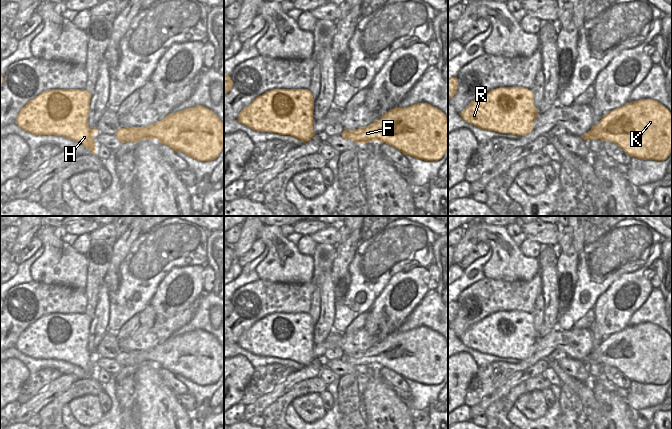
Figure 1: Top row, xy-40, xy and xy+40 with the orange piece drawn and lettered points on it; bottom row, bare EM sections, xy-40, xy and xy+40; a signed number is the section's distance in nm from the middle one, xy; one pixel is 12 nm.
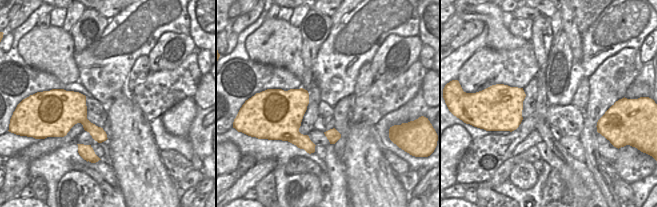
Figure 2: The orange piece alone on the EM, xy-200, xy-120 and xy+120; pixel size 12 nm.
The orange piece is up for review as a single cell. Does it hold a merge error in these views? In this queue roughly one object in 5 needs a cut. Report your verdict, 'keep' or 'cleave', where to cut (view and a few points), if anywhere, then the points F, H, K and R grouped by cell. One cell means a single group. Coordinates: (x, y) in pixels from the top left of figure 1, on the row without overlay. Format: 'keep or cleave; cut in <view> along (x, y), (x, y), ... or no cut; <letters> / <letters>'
keep; no cut; F H K R

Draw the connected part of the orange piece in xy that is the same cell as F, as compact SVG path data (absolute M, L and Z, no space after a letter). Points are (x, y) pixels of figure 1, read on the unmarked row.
M418 327L390 333L368 350L344 354L341 360L357 368L379 365L404 379L438 385L448 374L448 342L437 331Z

